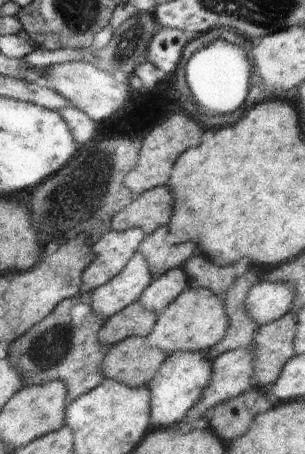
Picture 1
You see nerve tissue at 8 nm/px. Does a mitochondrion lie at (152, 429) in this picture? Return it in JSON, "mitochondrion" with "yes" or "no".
{"mitochondrion":"no"}

